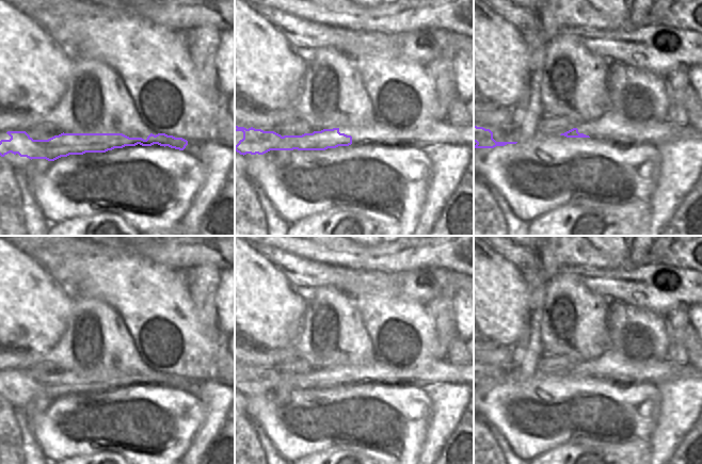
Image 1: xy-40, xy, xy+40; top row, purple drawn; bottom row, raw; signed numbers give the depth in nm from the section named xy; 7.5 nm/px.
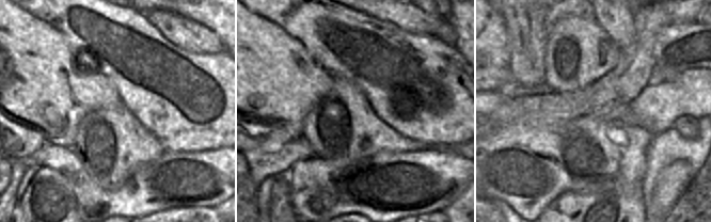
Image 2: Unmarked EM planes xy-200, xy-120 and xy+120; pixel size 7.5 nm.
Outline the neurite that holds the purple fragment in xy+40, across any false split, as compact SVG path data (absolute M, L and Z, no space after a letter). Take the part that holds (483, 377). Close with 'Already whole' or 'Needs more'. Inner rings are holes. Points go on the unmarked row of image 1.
M474 364L474 381L477 383L475 387L494 387L496 385L505 385L507 383L516 383L517 381L496 381L493 378L493 371L483 366Z. Already whole.

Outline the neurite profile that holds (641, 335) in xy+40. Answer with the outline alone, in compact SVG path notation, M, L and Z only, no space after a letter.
M611 302L606 324L610 349L639 364L668 359L670 329L664 316L624 302Z

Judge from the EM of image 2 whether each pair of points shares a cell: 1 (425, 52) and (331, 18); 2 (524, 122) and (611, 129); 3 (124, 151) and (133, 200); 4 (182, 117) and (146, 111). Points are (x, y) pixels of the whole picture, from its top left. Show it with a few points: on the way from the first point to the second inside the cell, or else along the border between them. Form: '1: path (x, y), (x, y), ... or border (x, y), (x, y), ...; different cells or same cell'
1: path (401, 52), (368, 52), (354, 40); same cell
2: path (546, 128), (589, 129); same cell
3: border (151, 162), (141, 164), (116, 189), (108, 190); different cells
4: path (173, 111), (155, 111); same cell

